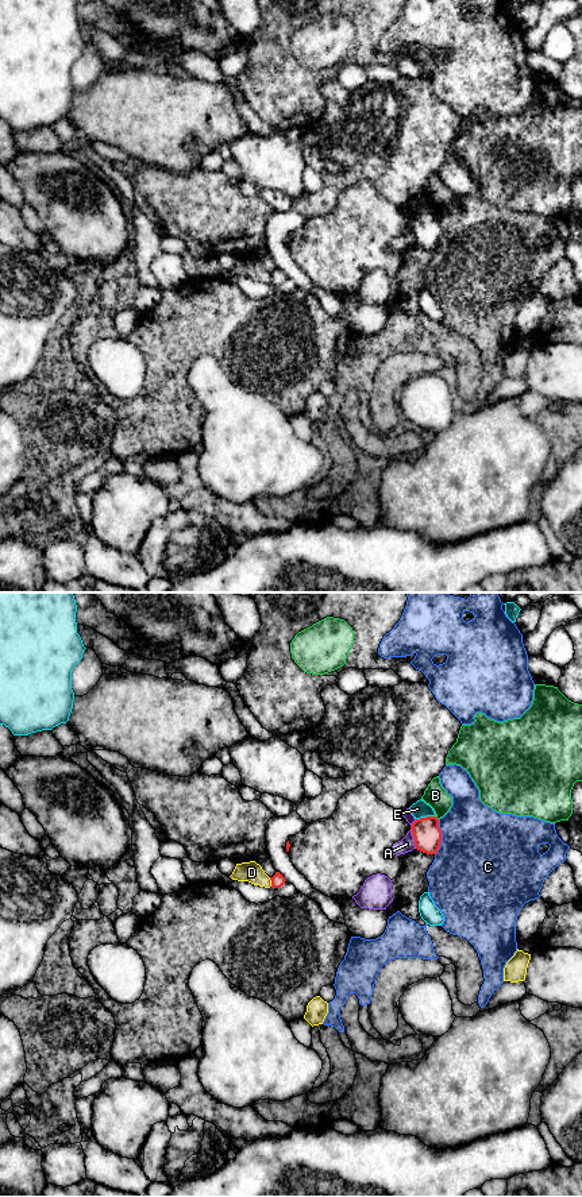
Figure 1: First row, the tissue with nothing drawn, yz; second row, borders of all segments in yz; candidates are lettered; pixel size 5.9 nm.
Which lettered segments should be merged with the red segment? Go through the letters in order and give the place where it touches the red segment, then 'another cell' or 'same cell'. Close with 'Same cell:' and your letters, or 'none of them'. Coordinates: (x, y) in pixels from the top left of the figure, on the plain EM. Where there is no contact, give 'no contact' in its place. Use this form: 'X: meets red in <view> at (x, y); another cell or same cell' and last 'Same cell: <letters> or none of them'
A: meets red in yz at (413, 232); another cell
B: meets red in yz at (436, 213); another cell
C: meets red in yz at (440, 232); another cell
D: meets red in yz at (272, 277); another cell
E: meets red in yz at (427, 212); another cell
Same cell: none of them

